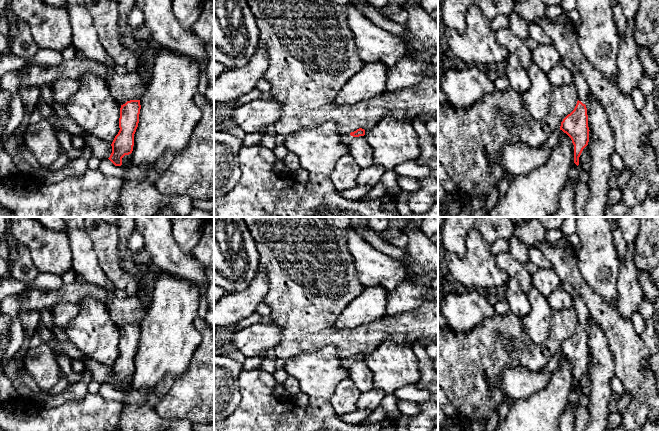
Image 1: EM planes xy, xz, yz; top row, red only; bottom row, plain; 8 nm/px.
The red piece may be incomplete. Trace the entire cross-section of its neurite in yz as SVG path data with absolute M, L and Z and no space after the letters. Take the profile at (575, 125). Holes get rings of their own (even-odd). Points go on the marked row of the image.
M573 73L573 83L577 89L578 101L574 110L561 122L560 130L566 133L574 145L574 163L579 165L579 157L589 142L586 100L590 88L581 73Z

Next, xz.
M359 128L356 131L351 132L350 134L341 135L341 142L346 145L349 145L354 137L359 137L359 136L364 136L364 135L365 135L365 130L362 128Z

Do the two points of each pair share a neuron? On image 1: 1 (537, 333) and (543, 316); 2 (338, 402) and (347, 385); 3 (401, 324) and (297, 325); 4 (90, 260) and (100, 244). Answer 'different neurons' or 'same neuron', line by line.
1: same neuron
2: same neuron
3: same neuron
4: different neurons

